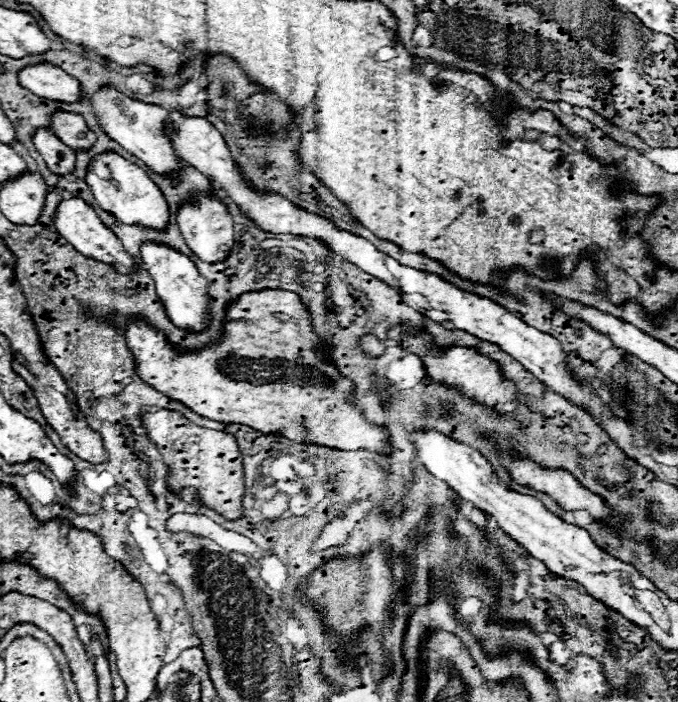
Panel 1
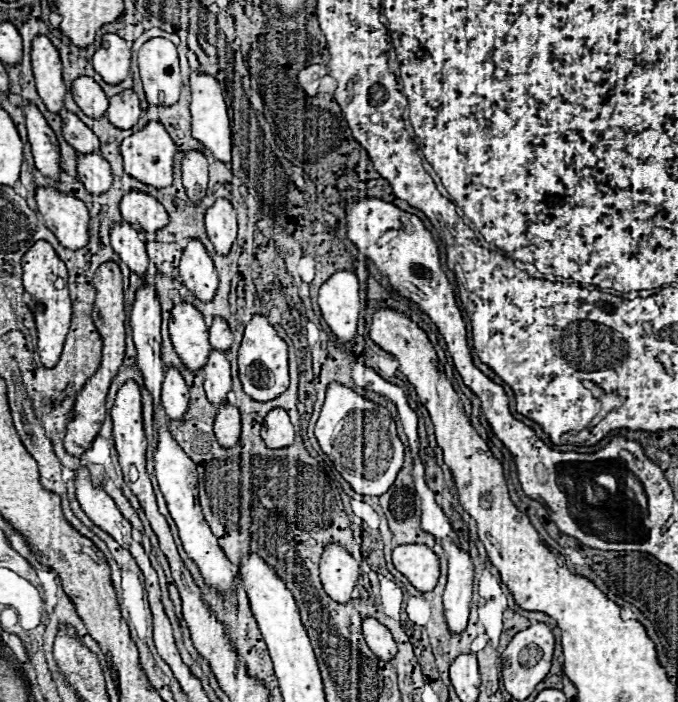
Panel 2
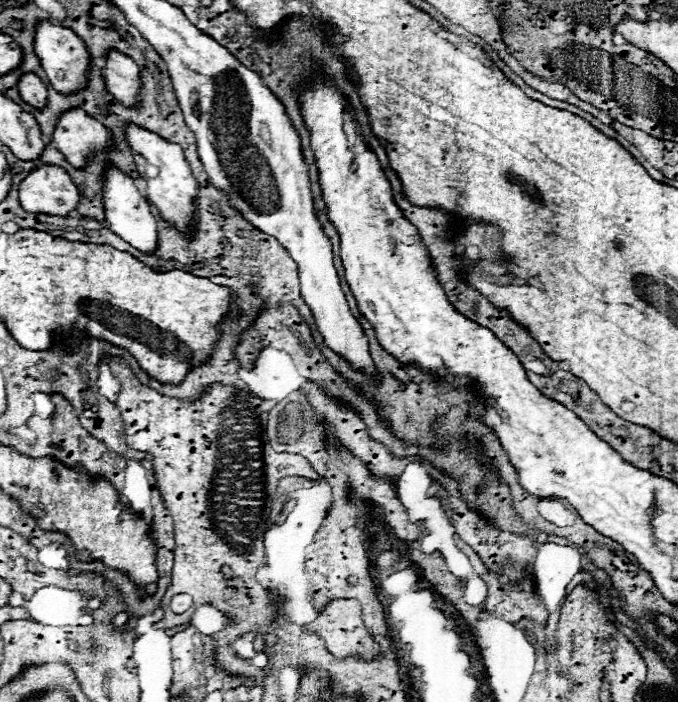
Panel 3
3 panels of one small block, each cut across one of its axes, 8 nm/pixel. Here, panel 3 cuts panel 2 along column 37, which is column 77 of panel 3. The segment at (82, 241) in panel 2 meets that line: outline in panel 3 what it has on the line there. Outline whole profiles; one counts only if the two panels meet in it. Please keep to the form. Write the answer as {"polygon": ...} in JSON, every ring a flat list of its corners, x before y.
{"polygon":[[56,164,36,166,20,182,20,204,26,212,70,214,78,204,78,188,70,174]]}

